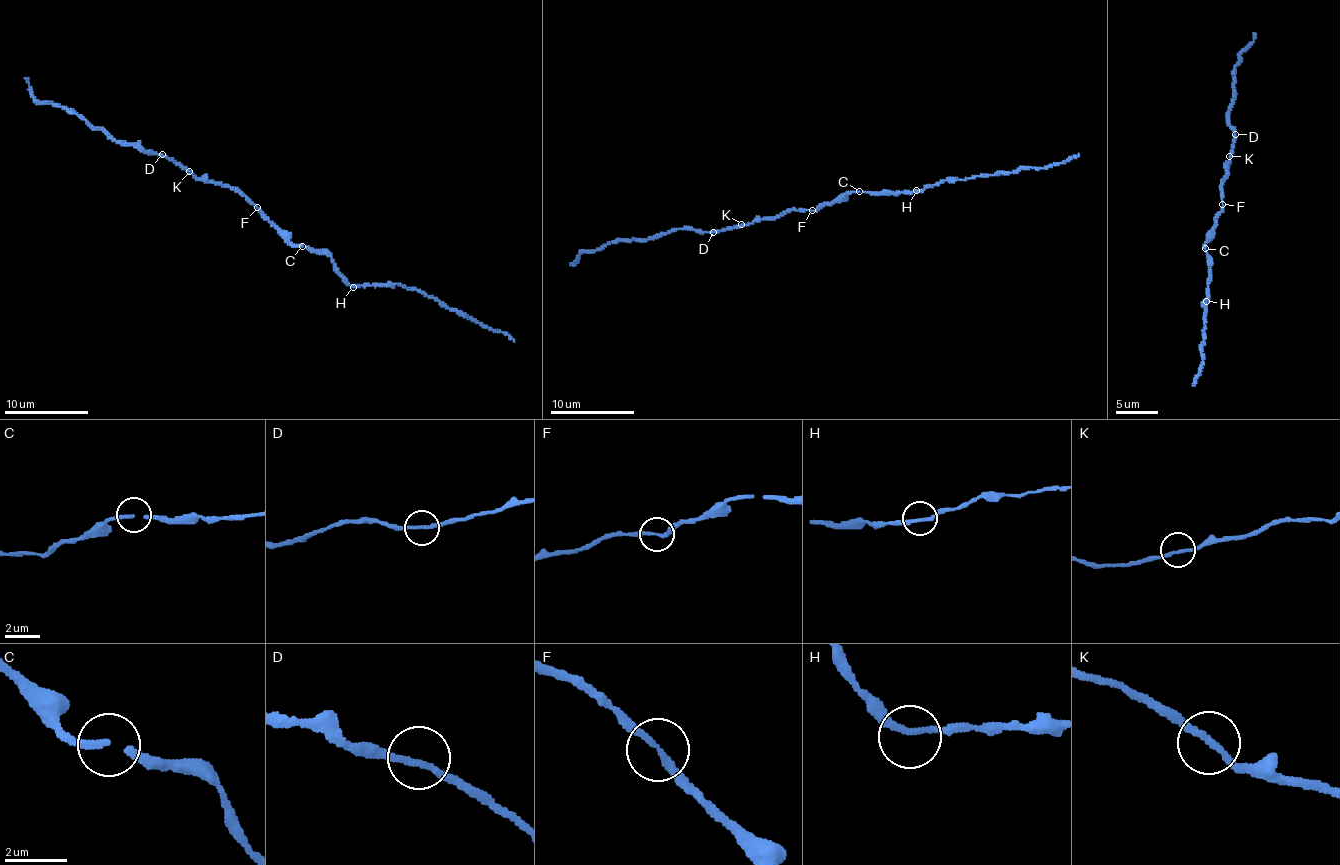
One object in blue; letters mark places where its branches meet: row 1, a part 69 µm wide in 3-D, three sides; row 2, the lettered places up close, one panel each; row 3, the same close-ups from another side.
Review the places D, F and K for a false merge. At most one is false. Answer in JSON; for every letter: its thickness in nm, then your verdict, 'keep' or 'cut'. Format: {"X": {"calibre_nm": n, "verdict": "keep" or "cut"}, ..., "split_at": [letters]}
{"D": {"calibre_nm": 190, "verdict": "keep"}, "F": {"calibre_nm": 190, "verdict": "keep"}, "K": {"calibre_nm": 190, "verdict": "keep"}, "split_at": []}

